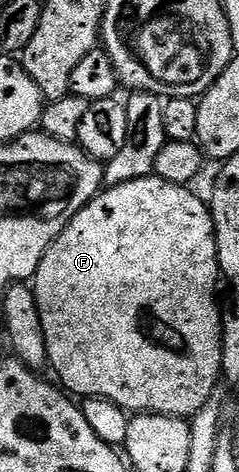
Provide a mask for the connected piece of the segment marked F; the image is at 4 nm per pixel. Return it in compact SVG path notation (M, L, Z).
M150 176L140 178L139 180L131 180L127 184L119 184L118 186L110 186L102 189L100 194L97 194L84 206L77 215L67 224L67 228L63 228L63 232L59 235L51 245L49 250L41 258L41 263L36 274L31 279L31 289L34 296L37 298L38 312L43 320L43 332L47 340L47 352L49 353L48 365L53 366L55 373L61 377L60 385L64 387L70 395L80 396L81 398L106 398L121 407L126 412L140 412L143 414L166 414L172 418L183 418L186 420L192 419L193 415L198 414L203 408L203 404L207 404L207 400L212 396L214 390L218 389L219 382L217 377L222 377L221 369L221 331L223 329L223 314L222 311L217 311L217 302L213 299L213 289L217 286L217 278L219 282L219 267L217 265L217 239L213 232L213 215L210 207L201 198L196 198L192 194L192 189L189 186L180 186L179 184L171 184L167 180Z

